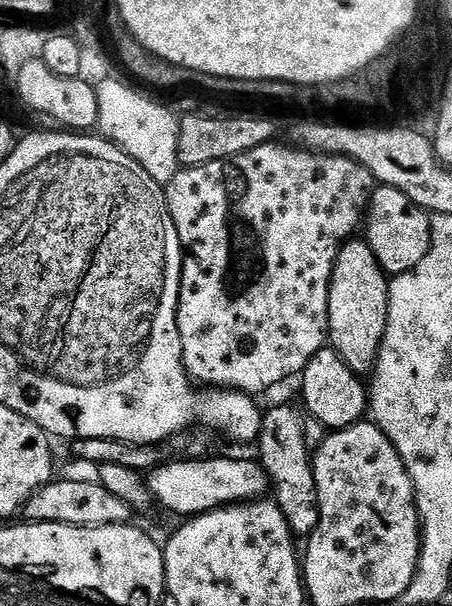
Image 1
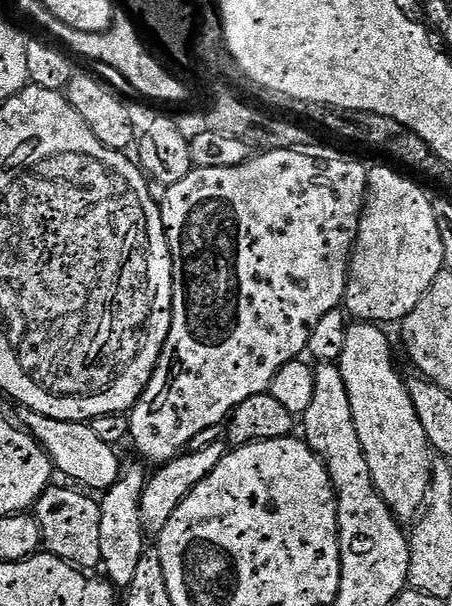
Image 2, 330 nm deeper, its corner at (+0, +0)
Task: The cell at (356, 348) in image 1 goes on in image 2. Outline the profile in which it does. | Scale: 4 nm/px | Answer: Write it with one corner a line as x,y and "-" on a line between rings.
349,323
338,367
342,382
346,382
346,398
350,398
350,414
354,418
354,430
358,430
358,442
362,442
362,454
366,454
366,466
370,466
370,478
380,497
388,503
393,516
401,522
412,522
423,509
424,499
428,496
434,453
426,438
426,430
422,430
418,410
414,410
405,377
400,377
400,372
392,361
392,344
384,332
387,331
378,324

